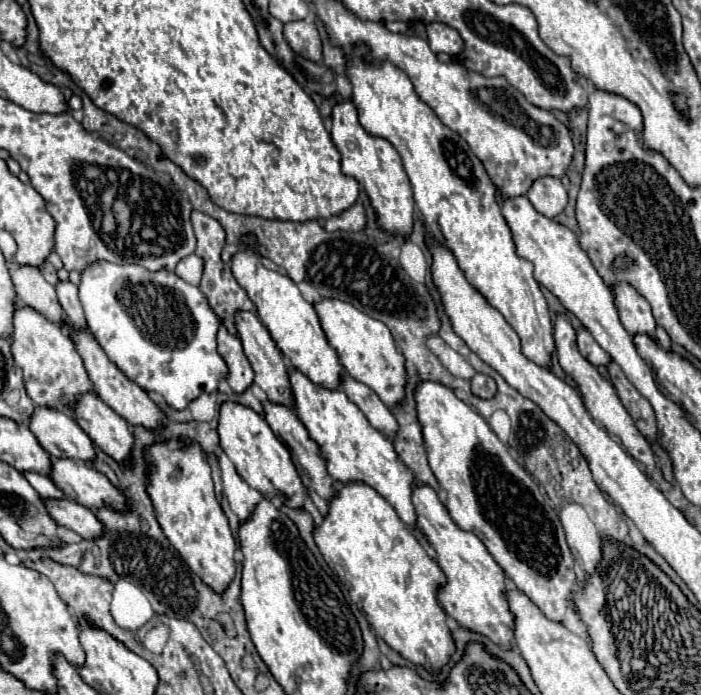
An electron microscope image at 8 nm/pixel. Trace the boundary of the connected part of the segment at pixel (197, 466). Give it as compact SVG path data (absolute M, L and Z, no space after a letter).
M168 443L152 445L146 453L148 461L154 465L150 471L148 493L156 509L158 523L166 533L168 541L176 547L188 567L216 593L224 593L236 575L234 551L236 541L232 537L228 519L216 501L214 483L210 477L210 467L196 443L170 449Z

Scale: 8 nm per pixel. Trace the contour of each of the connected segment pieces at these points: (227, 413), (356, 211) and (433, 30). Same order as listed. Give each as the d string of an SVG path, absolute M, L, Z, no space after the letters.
M222 403L220 407L220 421L218 421L218 435L220 435L220 445L228 459L234 463L238 475L256 491L260 491L266 499L280 499L286 507L290 509L304 509L304 497L308 497L308 487L302 483L302 477L292 461L292 455L288 447L272 433L270 425L266 425L266 419L254 413L250 407L238 405L238 403Z
M354 203L350 209L346 209L342 215L334 215L324 221L326 231L358 231L364 229L366 217L362 203Z
M442 23L428 25L428 45L434 53L444 51L452 57L458 57L464 51L464 41L462 41L460 33Z

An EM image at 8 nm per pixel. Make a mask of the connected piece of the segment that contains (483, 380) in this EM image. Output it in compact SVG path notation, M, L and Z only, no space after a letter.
M476 373L470 383L472 383L472 393L474 393L476 397L480 397L480 399L490 399L490 397L496 393L496 383L494 383L494 379L488 377L488 375Z

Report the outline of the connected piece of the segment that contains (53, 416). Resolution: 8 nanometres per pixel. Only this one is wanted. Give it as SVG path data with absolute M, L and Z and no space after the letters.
M36 407L30 419L30 431L54 459L78 459L84 463L96 459L92 439L80 429L76 419L64 411Z

